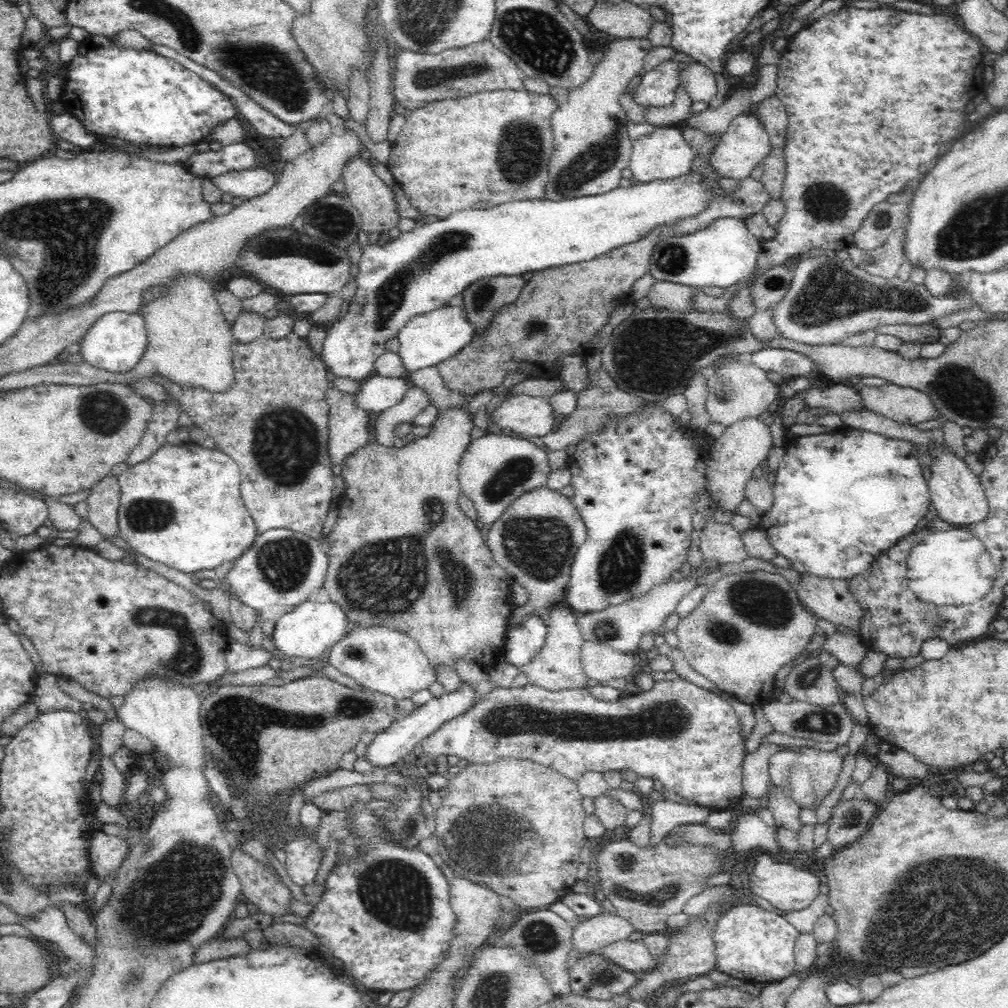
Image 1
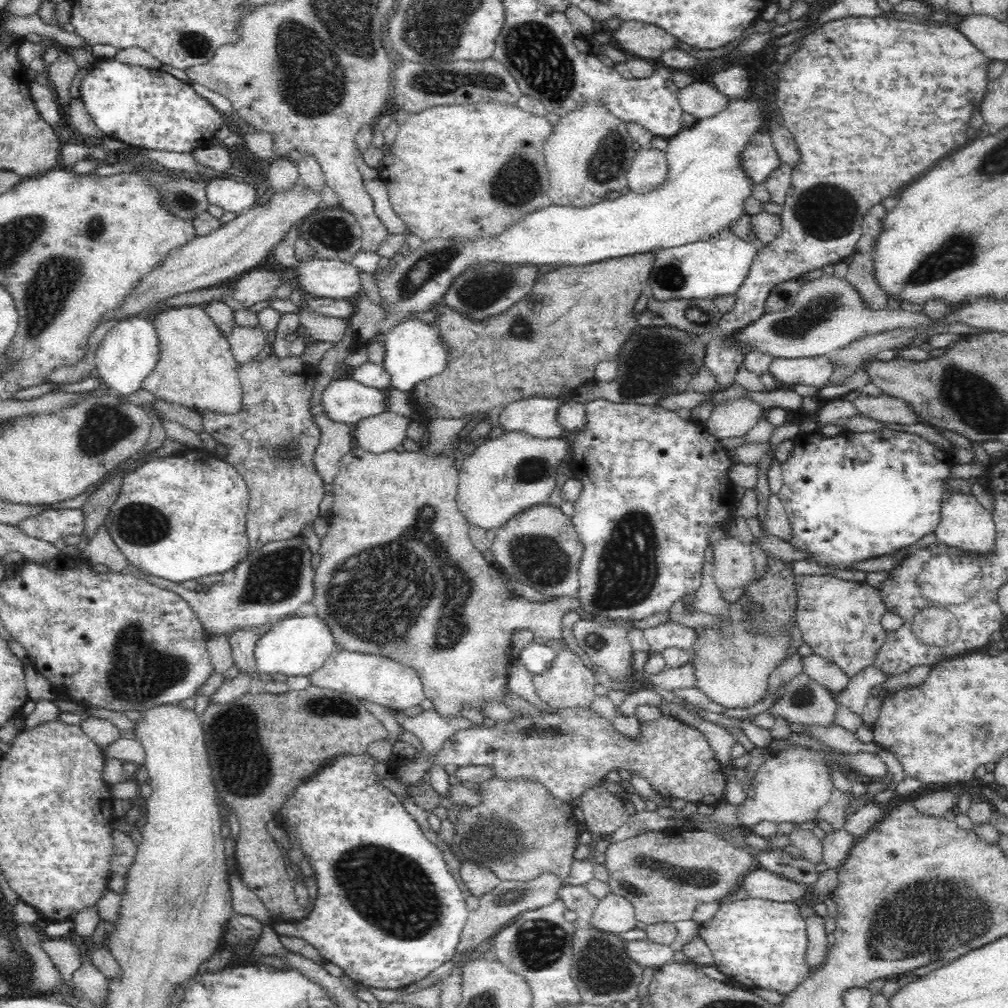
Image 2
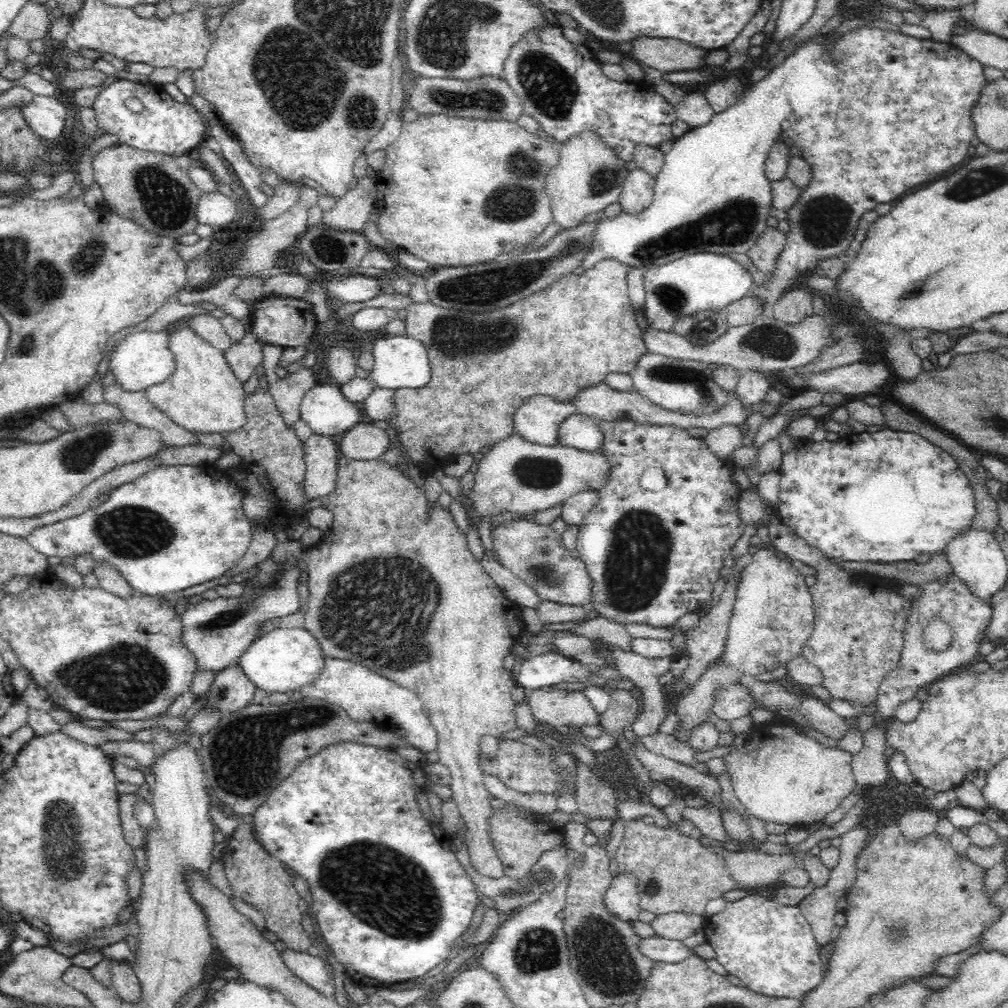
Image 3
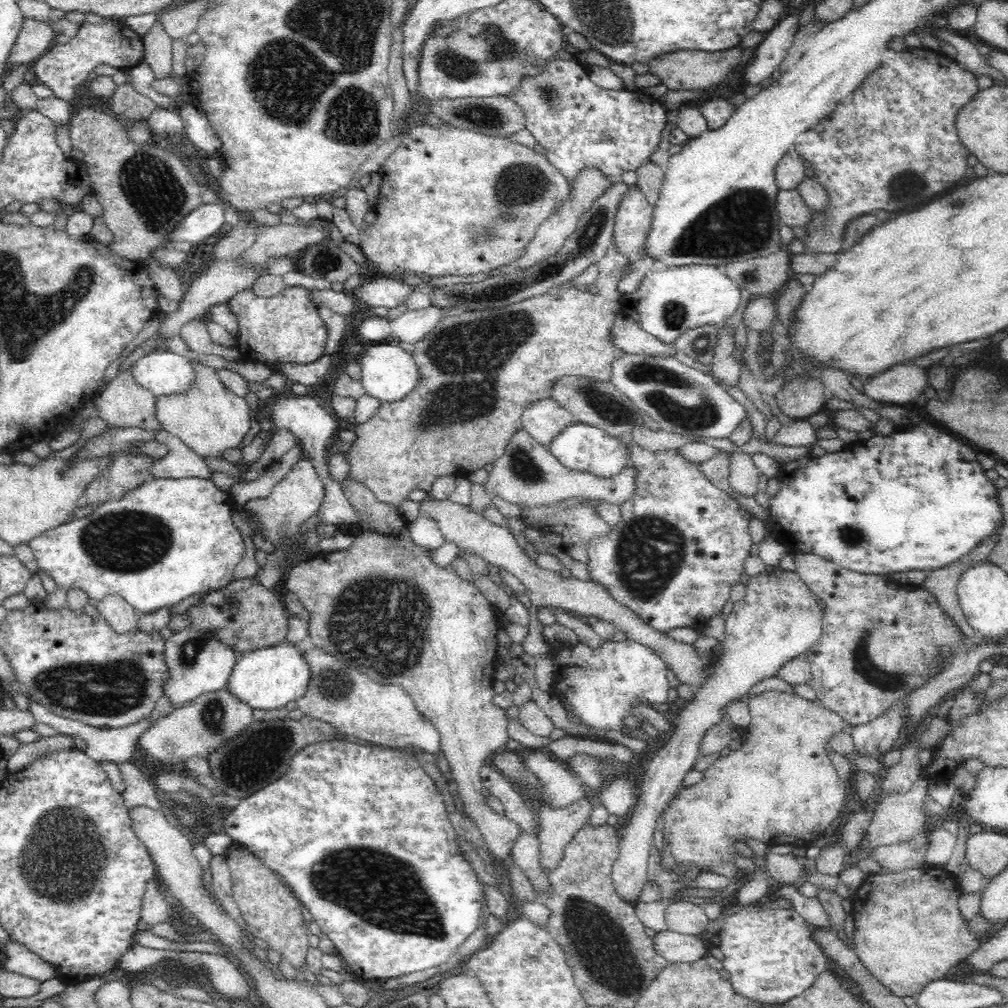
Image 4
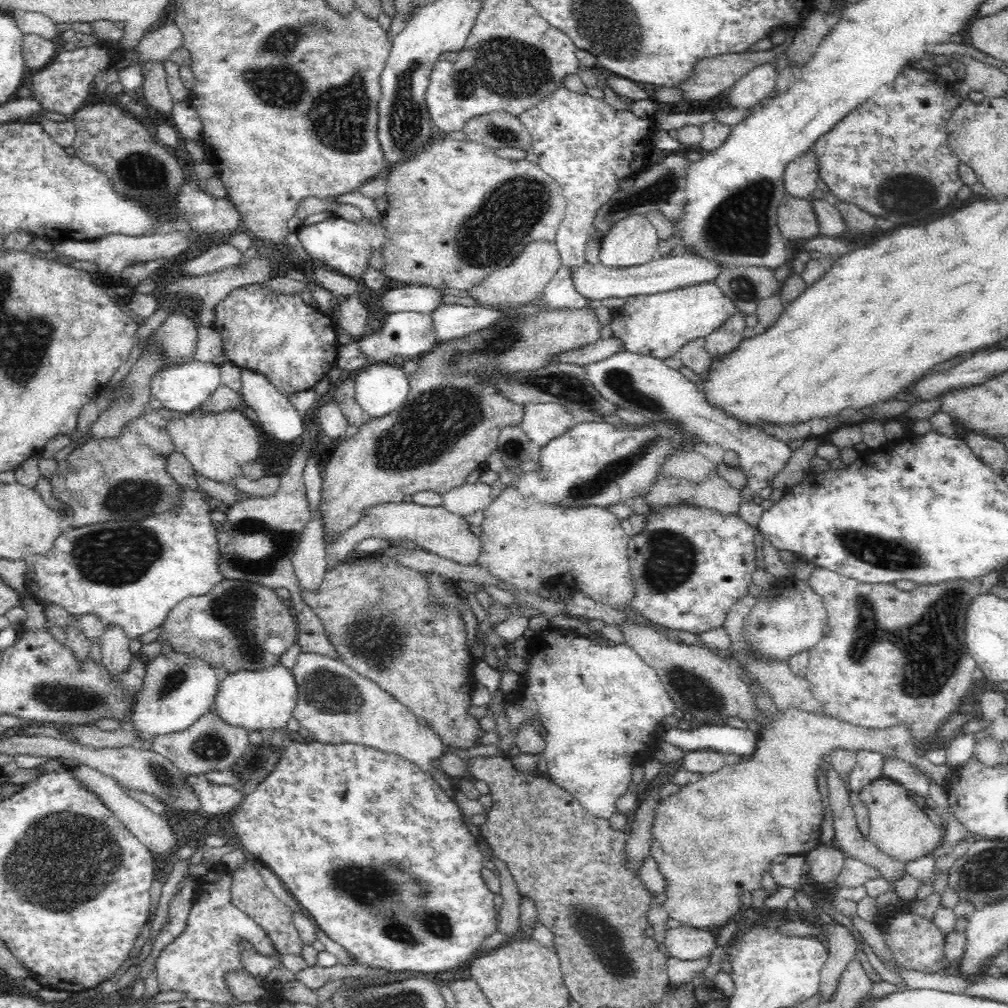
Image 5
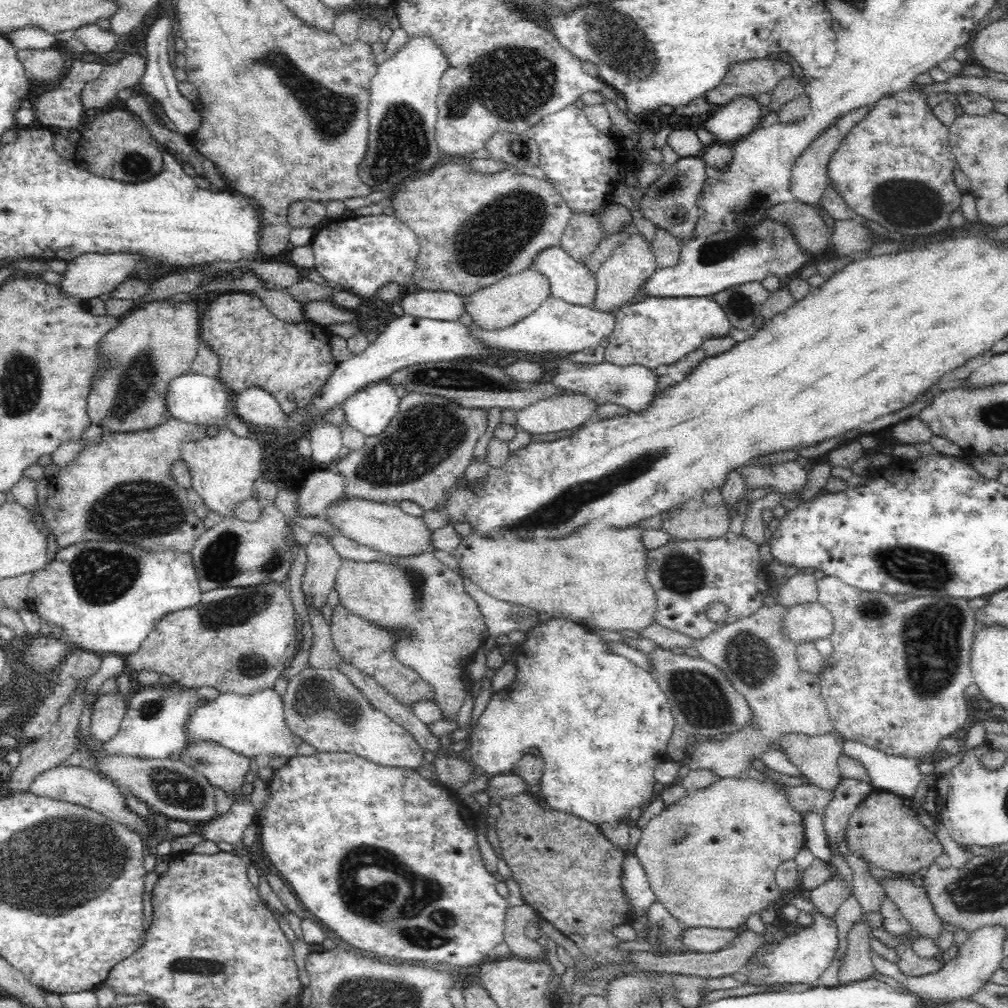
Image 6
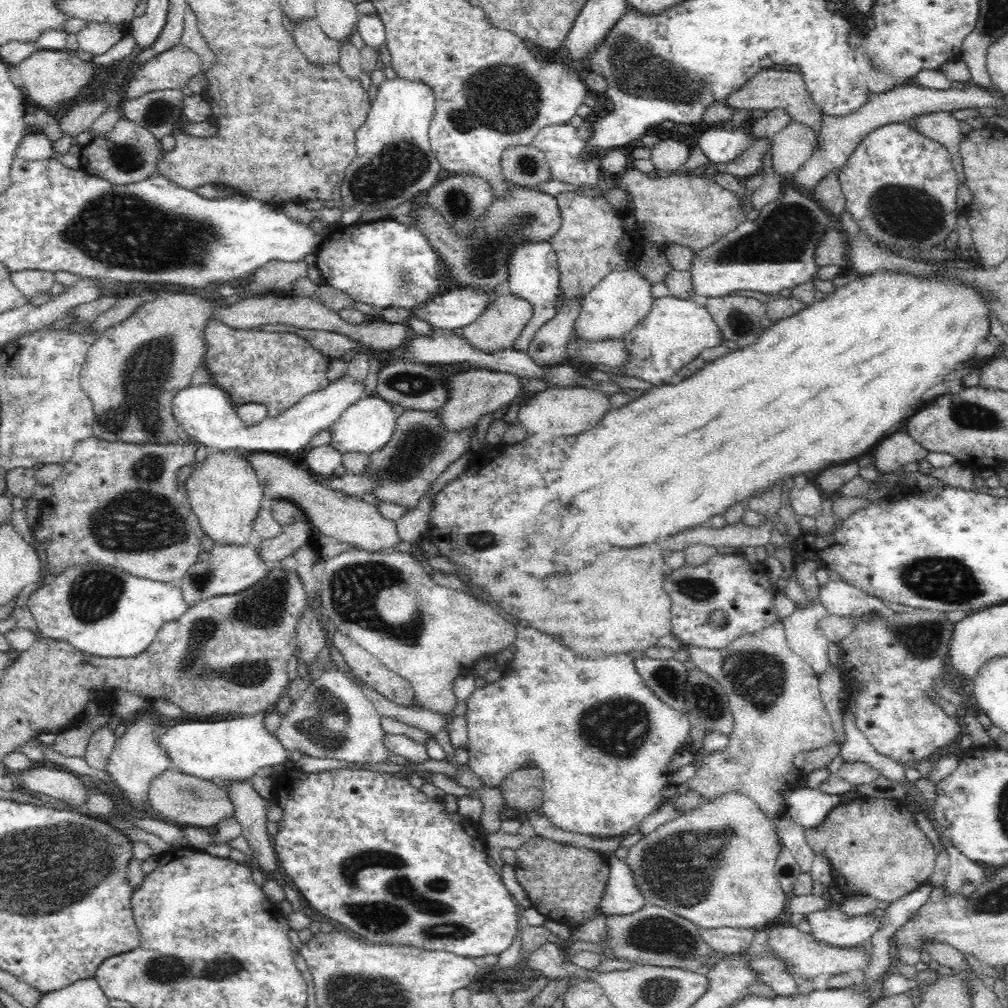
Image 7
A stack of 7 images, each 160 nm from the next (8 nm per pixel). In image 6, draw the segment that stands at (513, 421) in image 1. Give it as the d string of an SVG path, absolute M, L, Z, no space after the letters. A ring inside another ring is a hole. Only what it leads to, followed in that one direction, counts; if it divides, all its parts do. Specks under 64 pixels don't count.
M581 394L540 400L516 413L518 426L529 434L550 434L578 428L596 417L596 404Z

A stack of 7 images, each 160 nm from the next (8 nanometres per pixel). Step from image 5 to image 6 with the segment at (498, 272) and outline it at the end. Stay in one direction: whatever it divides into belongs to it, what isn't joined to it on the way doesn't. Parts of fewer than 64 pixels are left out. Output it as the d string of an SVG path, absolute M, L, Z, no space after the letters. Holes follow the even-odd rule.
M532 265L520 272L500 277L500 280L494 281L491 285L478 288L476 292L463 298L464 310L470 314L472 321L484 327L496 328L514 324L520 318L533 313L551 294L548 275Z

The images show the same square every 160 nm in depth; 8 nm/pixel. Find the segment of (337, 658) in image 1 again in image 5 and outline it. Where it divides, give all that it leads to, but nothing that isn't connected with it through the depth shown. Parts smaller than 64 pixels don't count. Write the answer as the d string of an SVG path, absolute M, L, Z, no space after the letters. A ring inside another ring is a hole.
M301 651L292 673L298 683L297 703L292 711L293 718L310 732L314 740L324 744L354 743L384 749L414 762L435 778L443 779L441 772L435 766L436 759L445 753L445 746L440 735L420 722L410 710L392 694L382 689L378 683L353 672L342 661L316 652Z

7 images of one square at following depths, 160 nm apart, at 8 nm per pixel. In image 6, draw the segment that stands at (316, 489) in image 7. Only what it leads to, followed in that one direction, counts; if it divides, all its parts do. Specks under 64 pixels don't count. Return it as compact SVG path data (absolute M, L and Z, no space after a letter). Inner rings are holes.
M351 499L334 502L326 511L326 521L345 538L394 557L414 557L423 553L437 552L434 546L434 531L427 526L425 518L407 514L400 506L388 503Z

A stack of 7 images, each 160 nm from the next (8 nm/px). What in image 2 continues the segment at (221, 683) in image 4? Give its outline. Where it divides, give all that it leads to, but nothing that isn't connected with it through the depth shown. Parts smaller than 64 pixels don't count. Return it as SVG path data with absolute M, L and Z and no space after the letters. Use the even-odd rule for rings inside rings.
M302 537L265 542L260 550L242 560L234 568L232 582L216 582L209 590L196 592L187 590L181 583L172 582L150 574L142 573L141 569L128 563L129 571L136 576L156 584L160 588L172 590L184 597L194 611L198 613L205 630L211 638L217 635L232 634L236 628L259 628L265 624L278 624L288 616L296 615L296 611L305 603L311 602L316 594L316 573L312 568L312 552Z

